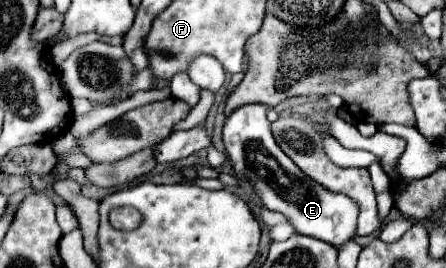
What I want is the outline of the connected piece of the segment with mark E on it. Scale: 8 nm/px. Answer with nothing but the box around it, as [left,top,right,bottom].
[223,105,359,249]

